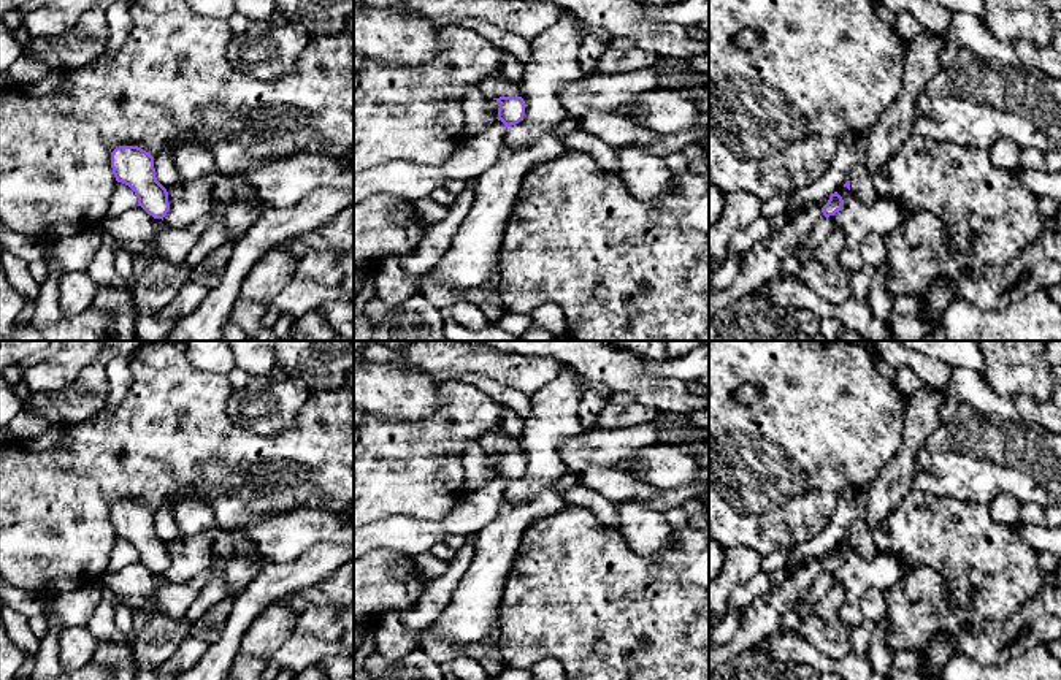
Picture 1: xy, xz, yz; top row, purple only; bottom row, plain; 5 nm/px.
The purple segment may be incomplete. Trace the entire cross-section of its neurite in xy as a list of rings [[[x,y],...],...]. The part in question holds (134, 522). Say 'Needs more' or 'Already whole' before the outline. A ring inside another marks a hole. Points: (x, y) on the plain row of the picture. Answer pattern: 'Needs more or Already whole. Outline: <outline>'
Already whole. Outline: [[[119,501],[111,507],[111,523],[116,536],[135,547],[138,561],[163,575],[170,564],[168,547],[155,533],[154,512],[138,501]]]

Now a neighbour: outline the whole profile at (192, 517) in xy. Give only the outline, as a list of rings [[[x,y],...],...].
[[[205,498],[178,504],[174,510],[174,521],[179,534],[184,536],[216,531],[214,514]]]

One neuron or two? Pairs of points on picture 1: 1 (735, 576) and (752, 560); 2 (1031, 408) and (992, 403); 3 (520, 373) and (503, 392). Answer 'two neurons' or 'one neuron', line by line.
1: one neuron
2: one neuron
3: two neurons

